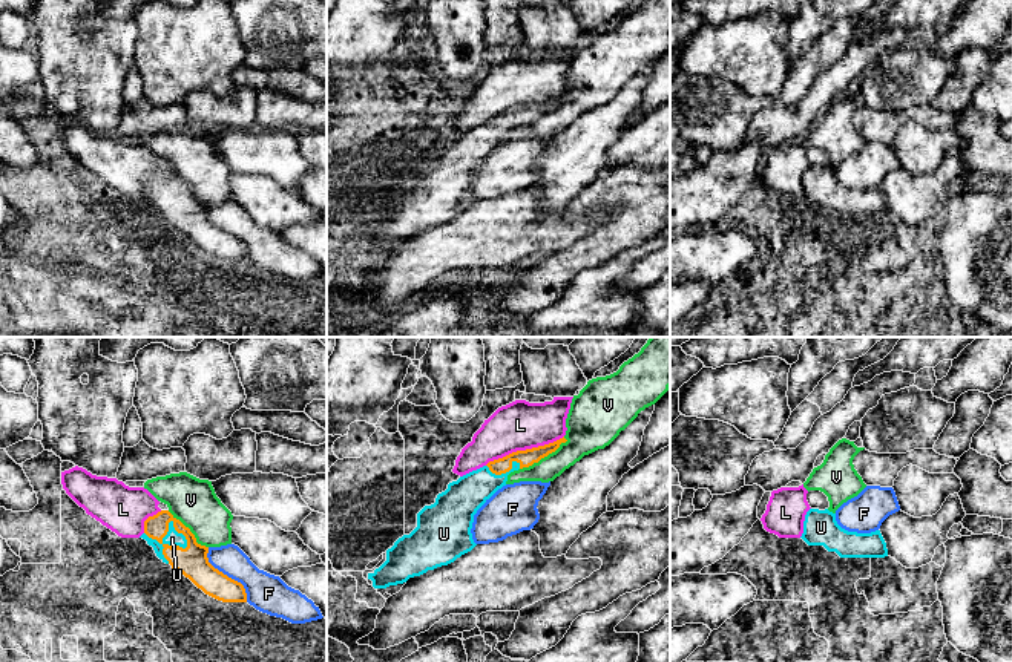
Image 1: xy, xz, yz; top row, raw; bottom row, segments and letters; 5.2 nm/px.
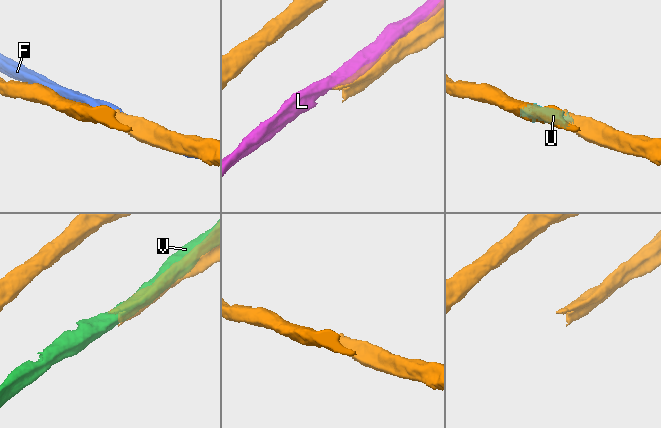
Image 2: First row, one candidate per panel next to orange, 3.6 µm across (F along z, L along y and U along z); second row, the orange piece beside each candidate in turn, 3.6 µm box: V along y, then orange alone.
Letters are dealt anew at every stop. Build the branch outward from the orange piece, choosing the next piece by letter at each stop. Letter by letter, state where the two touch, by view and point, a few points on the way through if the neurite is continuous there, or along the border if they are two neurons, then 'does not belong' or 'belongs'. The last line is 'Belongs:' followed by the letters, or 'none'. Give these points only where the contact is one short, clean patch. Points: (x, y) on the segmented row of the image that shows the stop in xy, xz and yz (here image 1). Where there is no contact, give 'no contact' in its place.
F: contact xy (226, 575); does not belong
L: contact xz (523, 451); does not belong
U: contact xy (166, 544); belongs
V: contact xz (543, 457); does not belong
Belongs: U

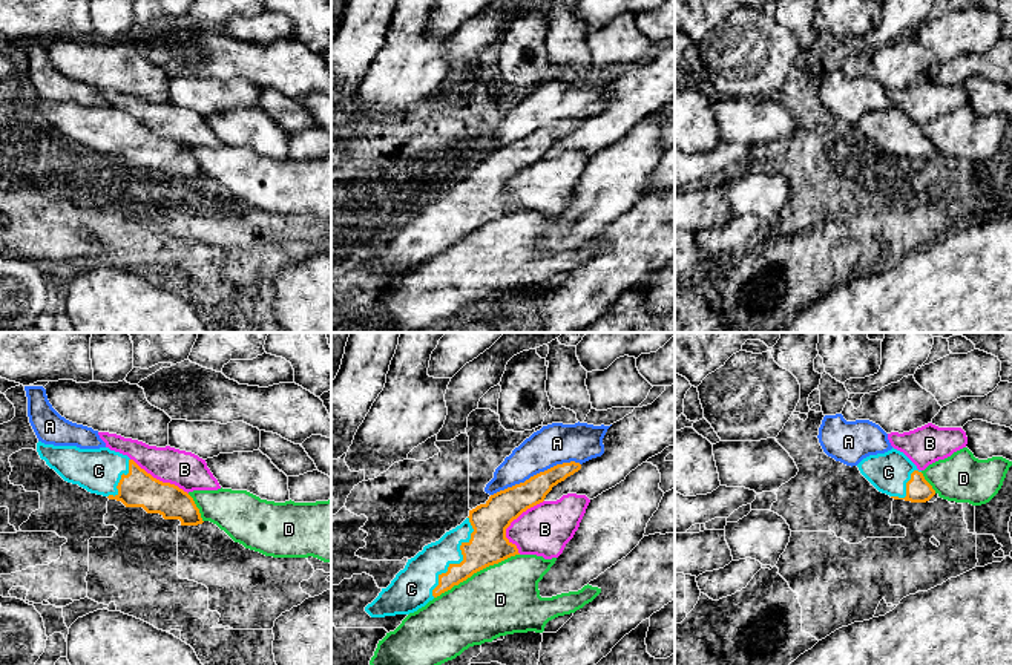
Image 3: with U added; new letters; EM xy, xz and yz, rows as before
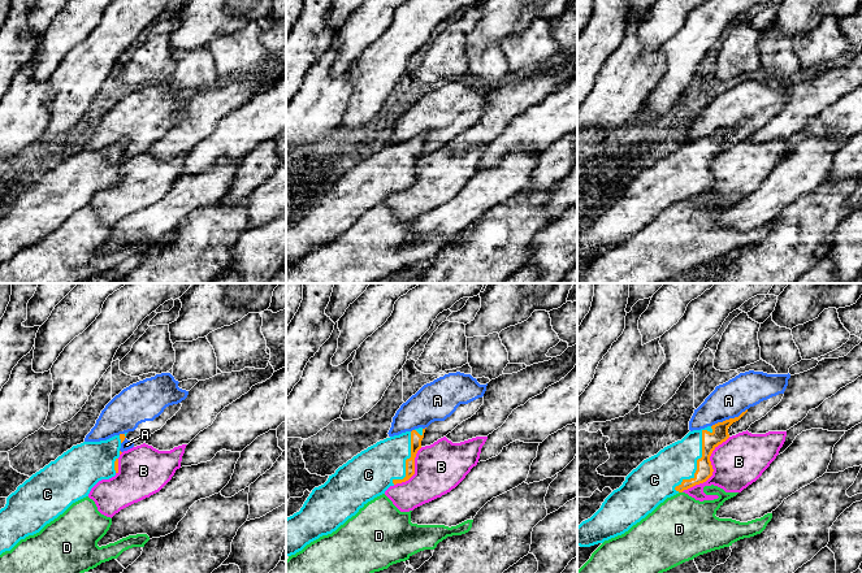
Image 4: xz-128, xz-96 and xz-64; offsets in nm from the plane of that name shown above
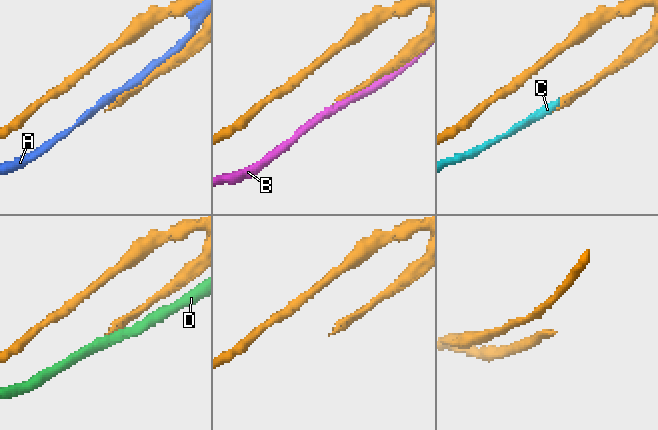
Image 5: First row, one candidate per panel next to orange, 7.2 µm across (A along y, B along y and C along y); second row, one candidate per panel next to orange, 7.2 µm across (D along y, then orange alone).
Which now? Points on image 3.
A: contact xz (537, 474); does not belong
B: contact xz (511, 521); does not belong
C: contact xz (463, 560); belongs
D: contact xz (476, 572); does not belong
Belongs: C

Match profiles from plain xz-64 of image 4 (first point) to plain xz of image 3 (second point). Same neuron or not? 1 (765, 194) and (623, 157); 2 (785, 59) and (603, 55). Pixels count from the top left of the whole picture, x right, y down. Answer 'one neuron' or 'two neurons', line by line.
1: one neuron
2: two neurons

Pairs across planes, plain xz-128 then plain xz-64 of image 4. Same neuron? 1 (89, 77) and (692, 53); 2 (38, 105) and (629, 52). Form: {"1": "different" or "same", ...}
{"1": "same", "2": "same"}

